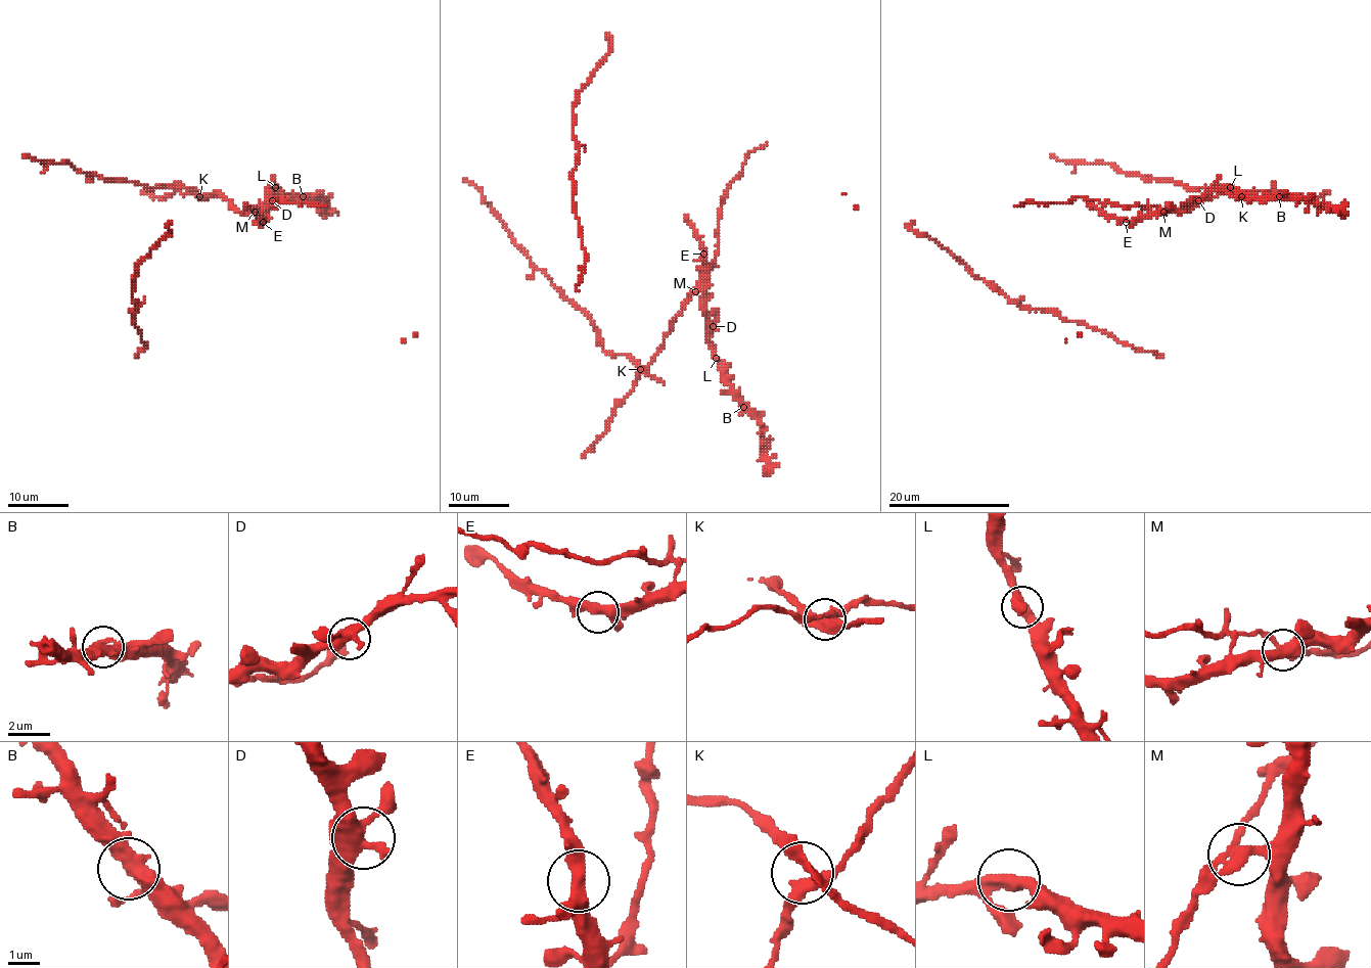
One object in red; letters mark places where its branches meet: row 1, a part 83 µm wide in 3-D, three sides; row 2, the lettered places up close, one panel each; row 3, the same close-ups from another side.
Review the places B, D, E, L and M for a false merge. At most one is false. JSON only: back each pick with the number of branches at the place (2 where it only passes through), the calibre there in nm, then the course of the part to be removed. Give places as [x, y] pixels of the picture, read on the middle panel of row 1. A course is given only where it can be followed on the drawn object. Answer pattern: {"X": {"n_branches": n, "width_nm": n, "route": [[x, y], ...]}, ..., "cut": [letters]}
{"M": {"n_branches": 3, "width_nm": 360, "route": [[696, 291], [644, 369], [627, 355], [609, 355], [587, 314], [533, 264], [477, 188], [464, 179]]}, "cut": ["M"]}

